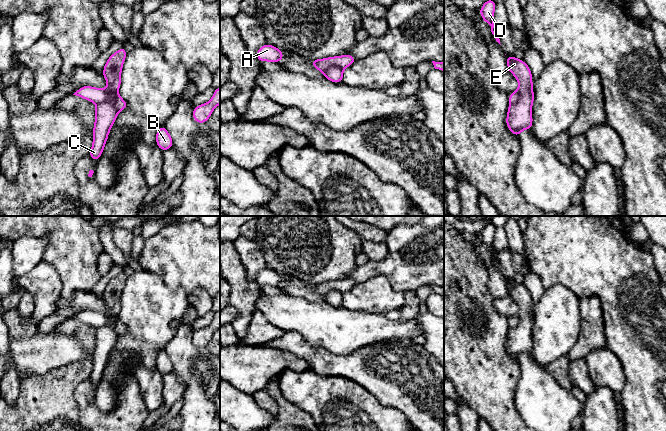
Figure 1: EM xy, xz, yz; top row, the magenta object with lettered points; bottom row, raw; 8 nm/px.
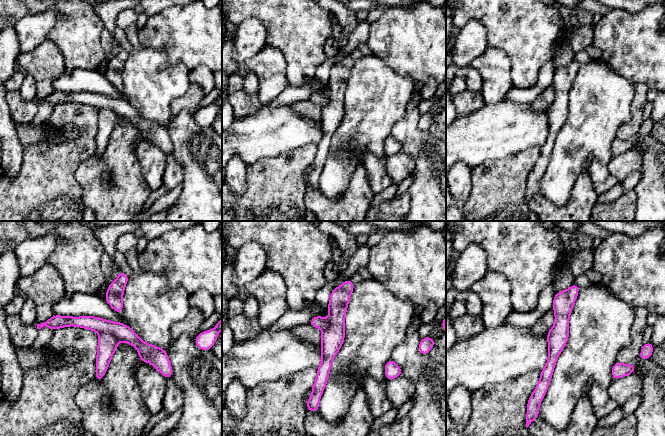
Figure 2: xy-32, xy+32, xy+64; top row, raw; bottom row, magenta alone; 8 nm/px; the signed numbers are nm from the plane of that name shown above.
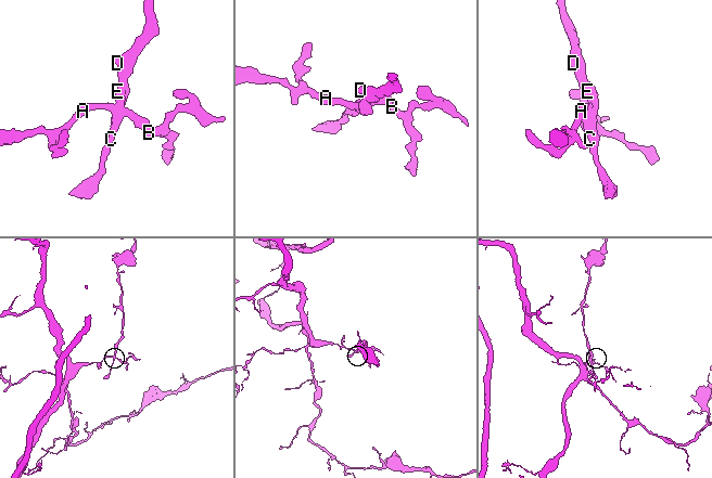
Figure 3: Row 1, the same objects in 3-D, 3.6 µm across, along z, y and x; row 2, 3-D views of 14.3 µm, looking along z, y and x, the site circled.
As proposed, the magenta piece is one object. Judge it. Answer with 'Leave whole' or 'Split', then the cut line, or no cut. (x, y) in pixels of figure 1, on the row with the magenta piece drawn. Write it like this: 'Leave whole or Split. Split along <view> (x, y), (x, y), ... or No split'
Split. Split along xy (96, 103), (110, 99), (118, 111)

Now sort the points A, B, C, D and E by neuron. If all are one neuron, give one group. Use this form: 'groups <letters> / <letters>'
groups A B / C D E

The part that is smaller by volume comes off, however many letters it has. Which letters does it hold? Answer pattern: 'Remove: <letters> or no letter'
Remove: C, D, E

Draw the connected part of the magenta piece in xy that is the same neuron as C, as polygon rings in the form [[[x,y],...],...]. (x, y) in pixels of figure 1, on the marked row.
[[[111,99],[96,104],[95,125],[92,134],[93,145],[89,153],[94,161],[97,161],[103,153],[109,131],[116,120],[118,112],[115,103]]]

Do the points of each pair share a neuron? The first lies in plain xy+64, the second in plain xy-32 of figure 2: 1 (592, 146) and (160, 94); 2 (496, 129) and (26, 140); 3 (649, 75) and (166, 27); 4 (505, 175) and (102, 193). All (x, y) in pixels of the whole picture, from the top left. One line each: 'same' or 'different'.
1: same
2: same
3: same
4: different

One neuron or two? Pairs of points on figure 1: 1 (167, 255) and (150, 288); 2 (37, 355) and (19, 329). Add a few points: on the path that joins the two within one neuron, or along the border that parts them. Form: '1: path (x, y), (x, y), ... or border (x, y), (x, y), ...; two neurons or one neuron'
1: border (143, 268), (158, 274), (170, 288), (177, 288); two neurons
2: border (37, 331), (28, 337), (11, 340); two neurons

